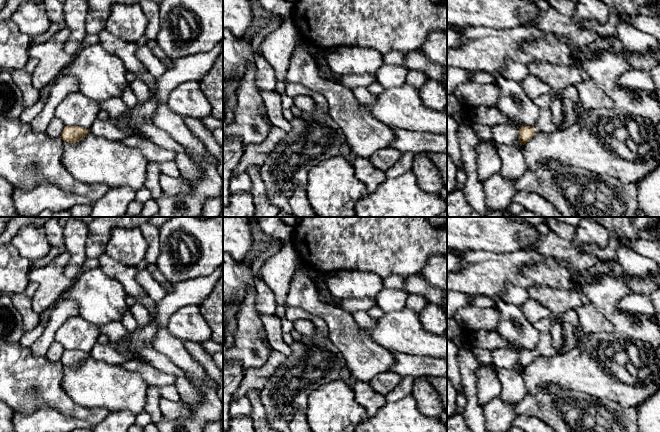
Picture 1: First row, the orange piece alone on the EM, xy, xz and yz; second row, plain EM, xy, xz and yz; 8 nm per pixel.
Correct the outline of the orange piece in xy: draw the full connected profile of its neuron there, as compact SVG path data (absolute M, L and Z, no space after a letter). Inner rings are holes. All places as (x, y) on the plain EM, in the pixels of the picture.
M65 350L60 362L64 366L76 367L85 361L89 356L89 353L85 353L79 350Z

